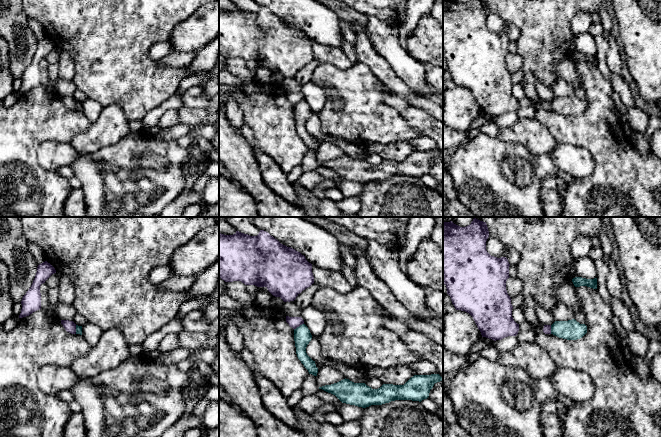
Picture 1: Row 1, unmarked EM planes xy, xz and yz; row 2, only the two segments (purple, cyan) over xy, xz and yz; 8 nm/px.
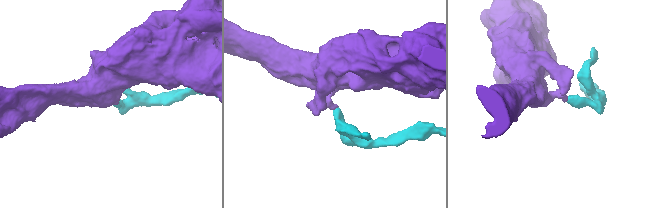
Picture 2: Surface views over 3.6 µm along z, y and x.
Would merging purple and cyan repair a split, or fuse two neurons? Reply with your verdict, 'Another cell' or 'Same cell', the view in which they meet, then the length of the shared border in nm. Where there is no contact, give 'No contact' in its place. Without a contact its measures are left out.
Another cell. Touches purple in xz. Shared border 90 nm

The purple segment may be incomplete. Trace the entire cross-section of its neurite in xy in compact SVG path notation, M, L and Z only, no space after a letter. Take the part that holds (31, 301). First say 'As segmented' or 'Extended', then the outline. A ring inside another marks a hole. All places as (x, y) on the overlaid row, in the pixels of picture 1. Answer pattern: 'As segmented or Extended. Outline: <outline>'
As segmented. Outline: M47 261L38 265L33 283L22 298L22 309L19 318L29 316L41 309L40 286L54 273L56 273L55 268Z

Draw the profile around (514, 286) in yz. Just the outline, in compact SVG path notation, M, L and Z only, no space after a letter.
M509 277L506 281L506 290L510 298L519 296L523 290L522 281L518 277Z

